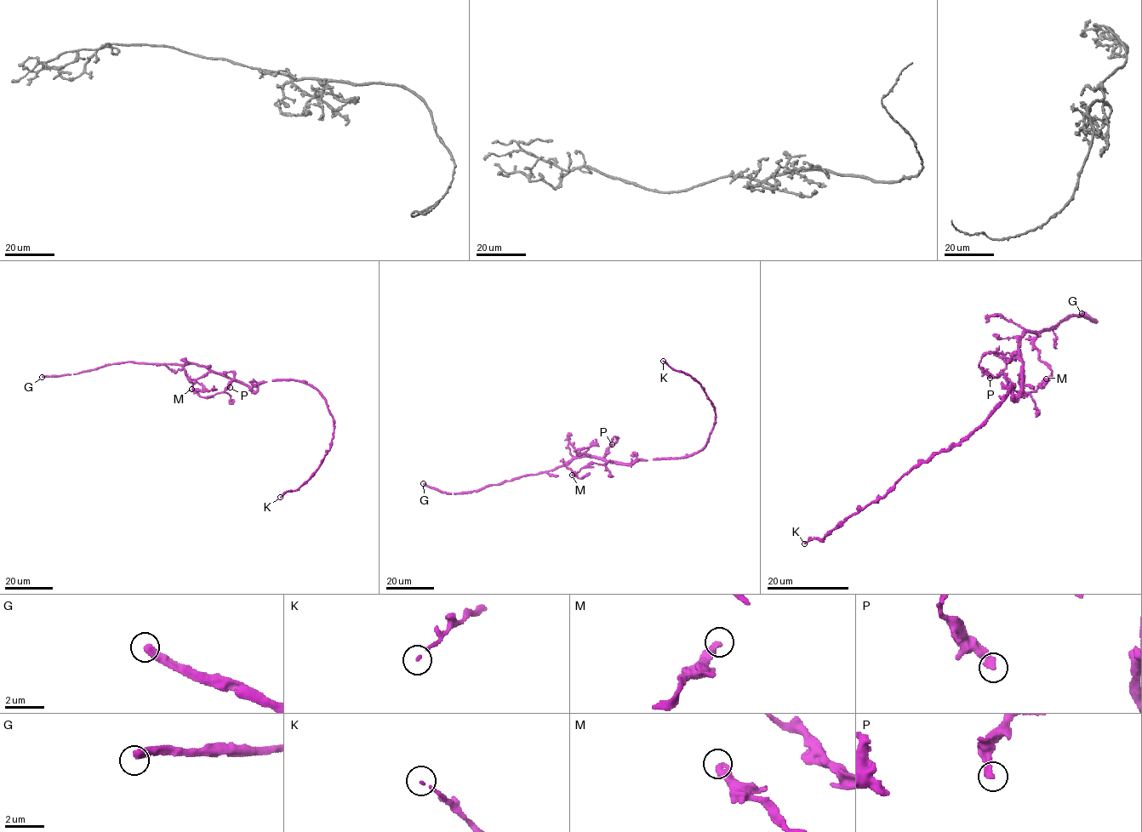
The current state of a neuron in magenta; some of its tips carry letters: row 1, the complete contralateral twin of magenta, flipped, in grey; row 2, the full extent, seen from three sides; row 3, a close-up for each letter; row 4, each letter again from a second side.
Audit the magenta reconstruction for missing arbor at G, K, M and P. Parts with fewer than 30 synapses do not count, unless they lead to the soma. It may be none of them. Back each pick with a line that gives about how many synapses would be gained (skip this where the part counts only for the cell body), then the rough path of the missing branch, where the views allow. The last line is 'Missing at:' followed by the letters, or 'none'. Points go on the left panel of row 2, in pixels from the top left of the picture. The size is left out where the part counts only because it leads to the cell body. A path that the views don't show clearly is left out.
G: about 500 synapses
Missing at: G

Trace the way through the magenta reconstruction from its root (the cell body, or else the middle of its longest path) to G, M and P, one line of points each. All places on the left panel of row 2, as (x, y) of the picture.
G: (254, 390), (240, 382), (193, 363), (122, 361), (74, 374), (42, 377)
M: (254, 390), (238, 381), (232, 381), (223, 391), (206, 397), (199, 396), (191, 389)
P: (254, 390), (222, 375), (231, 372), (234, 378), (230, 387)

